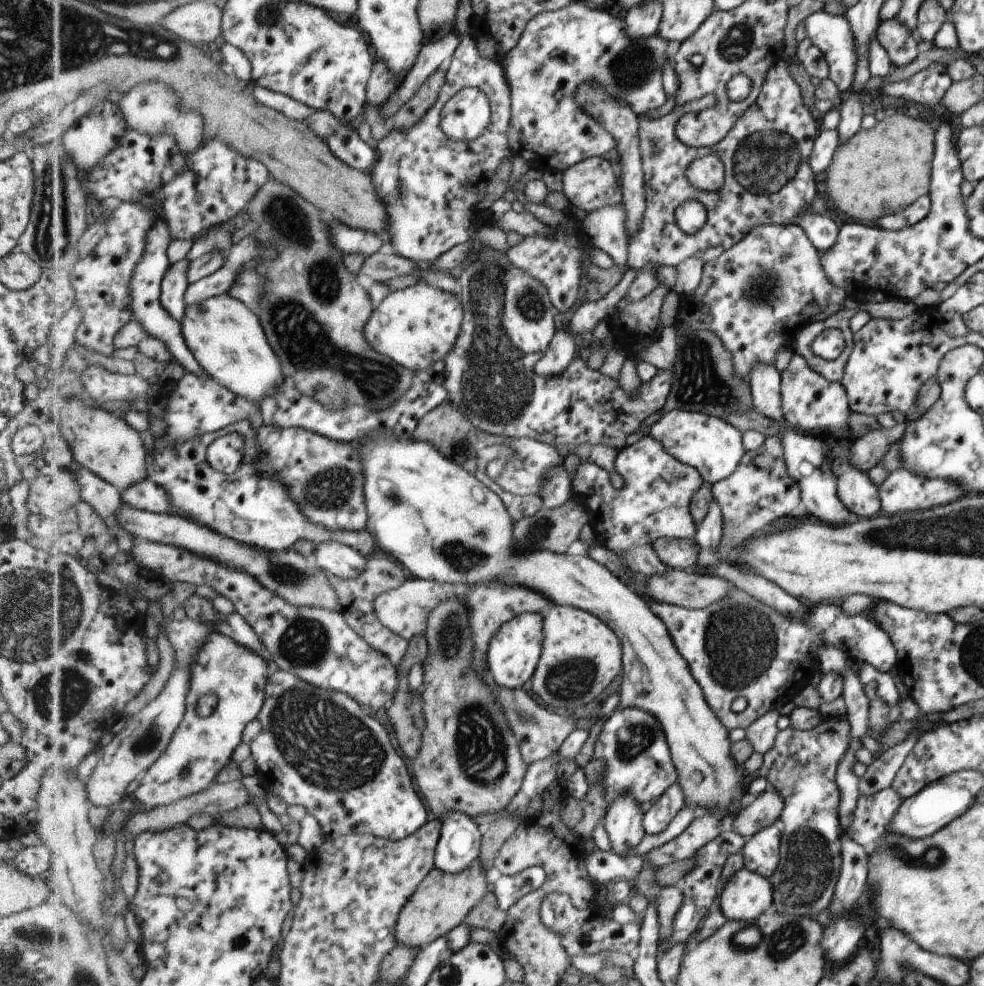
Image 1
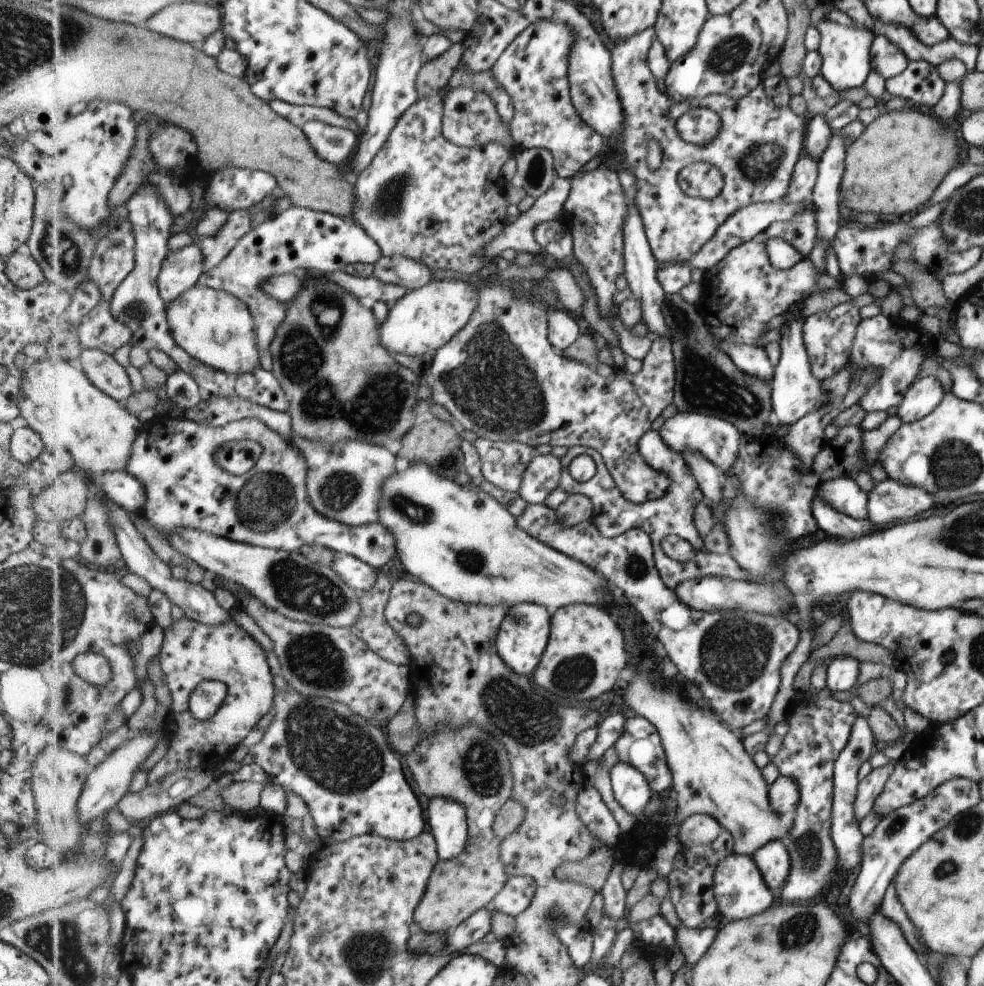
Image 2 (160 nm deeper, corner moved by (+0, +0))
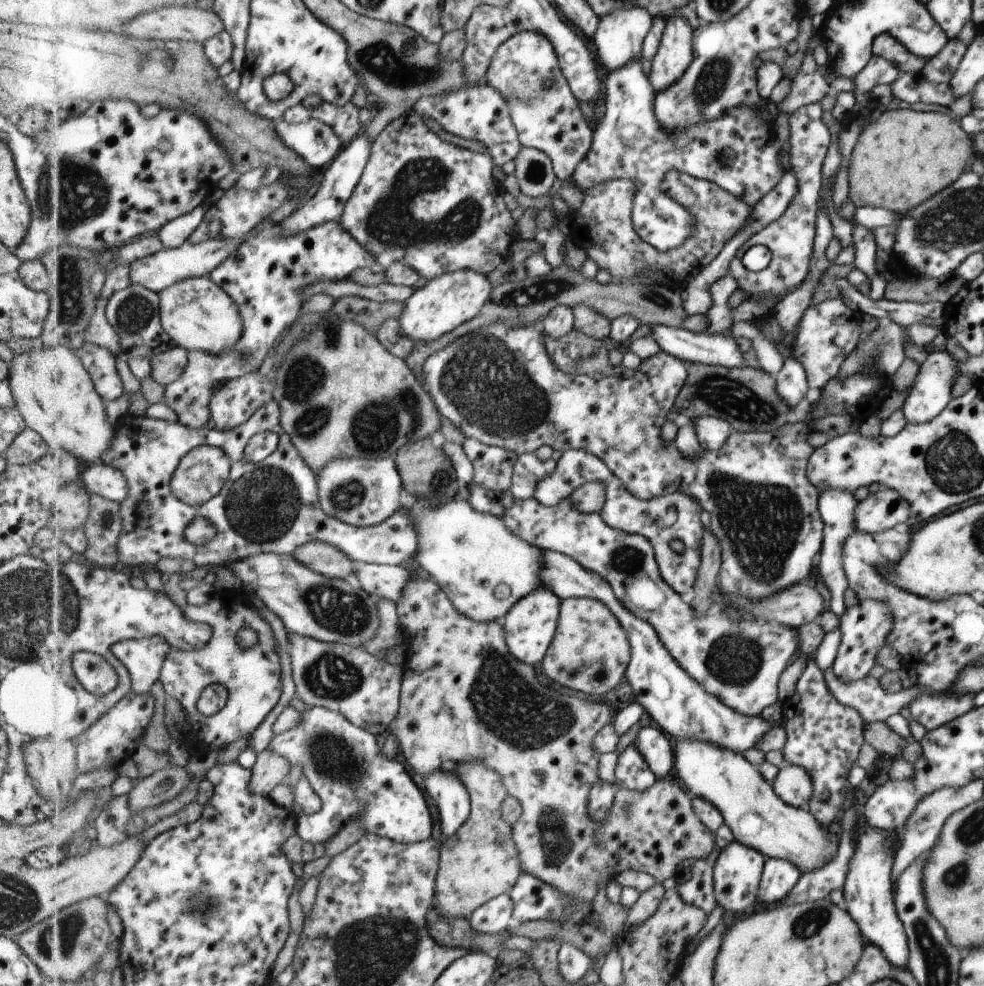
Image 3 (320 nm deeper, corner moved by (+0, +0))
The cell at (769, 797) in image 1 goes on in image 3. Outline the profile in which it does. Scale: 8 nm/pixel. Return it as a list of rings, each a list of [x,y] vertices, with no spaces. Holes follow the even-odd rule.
[[[786,763],[778,769],[771,784],[779,800],[808,810],[808,802],[812,795],[812,782],[808,772],[802,766]]]

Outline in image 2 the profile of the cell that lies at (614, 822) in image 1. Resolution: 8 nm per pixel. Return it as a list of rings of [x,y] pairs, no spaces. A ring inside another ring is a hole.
[[[619,761],[611,771],[612,785],[617,800],[635,818],[641,818],[643,809],[651,800],[651,785],[635,765]]]

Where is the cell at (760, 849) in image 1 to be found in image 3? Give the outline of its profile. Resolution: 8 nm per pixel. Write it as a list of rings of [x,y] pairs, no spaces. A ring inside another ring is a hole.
[[[764,857],[756,890],[756,901],[768,906],[779,904],[801,878],[800,870],[790,861]]]

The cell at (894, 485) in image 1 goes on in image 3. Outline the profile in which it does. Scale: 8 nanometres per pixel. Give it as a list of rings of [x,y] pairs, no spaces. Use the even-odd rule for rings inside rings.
[[[884,488],[857,502],[853,530],[869,534],[886,531],[906,522],[908,516],[907,501],[897,491]]]

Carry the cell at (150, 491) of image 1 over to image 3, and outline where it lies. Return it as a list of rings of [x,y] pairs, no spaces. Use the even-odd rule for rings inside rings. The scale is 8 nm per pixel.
[[[103,461],[85,466],[82,480],[91,494],[99,494],[119,504],[129,497],[129,483],[124,472]]]

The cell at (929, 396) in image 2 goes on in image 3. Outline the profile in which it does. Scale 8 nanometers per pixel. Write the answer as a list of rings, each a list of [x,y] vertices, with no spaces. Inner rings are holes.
[[[935,351],[929,353],[926,359],[919,365],[914,377],[909,394],[905,397],[900,407],[907,423],[924,423],[934,419],[950,402],[949,390],[953,386],[953,380],[957,378],[957,362],[947,354],[947,351]]]

